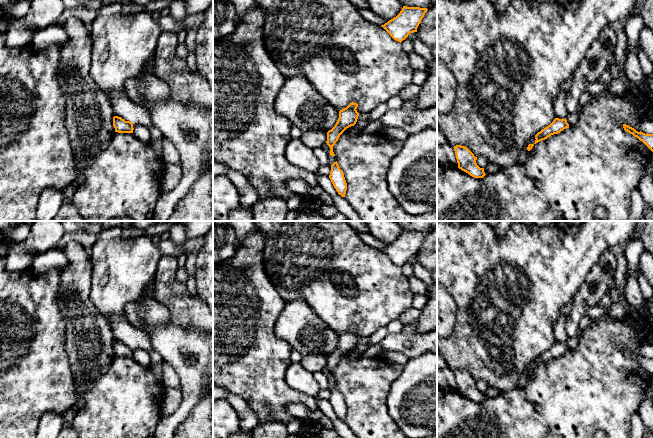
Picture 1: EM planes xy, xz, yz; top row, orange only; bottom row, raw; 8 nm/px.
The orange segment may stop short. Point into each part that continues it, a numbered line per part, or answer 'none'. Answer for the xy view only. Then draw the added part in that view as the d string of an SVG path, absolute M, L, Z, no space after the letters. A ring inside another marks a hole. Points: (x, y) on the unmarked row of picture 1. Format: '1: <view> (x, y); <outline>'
none

